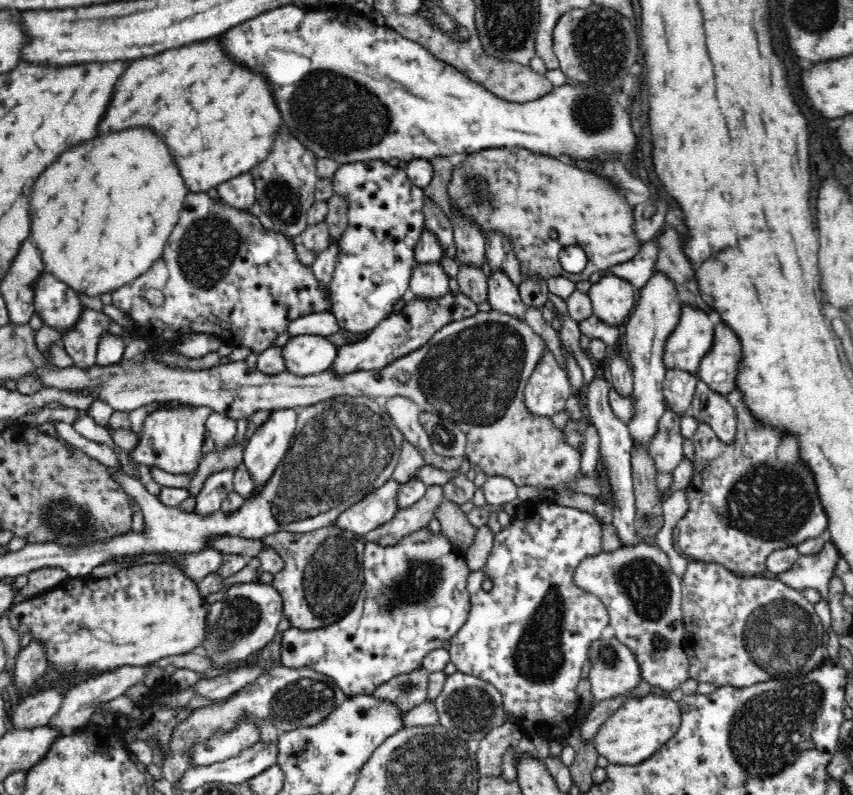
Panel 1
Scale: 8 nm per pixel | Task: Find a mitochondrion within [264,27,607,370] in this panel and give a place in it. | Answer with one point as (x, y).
(340, 115)

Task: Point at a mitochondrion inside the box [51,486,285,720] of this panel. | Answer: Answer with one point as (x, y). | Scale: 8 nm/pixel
(238, 620)

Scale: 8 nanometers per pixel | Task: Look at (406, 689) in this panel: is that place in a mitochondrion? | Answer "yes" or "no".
yes

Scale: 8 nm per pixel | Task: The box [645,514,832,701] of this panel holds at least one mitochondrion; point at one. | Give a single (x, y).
(779, 637)

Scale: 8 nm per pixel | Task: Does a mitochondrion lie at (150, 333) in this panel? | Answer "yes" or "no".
no

